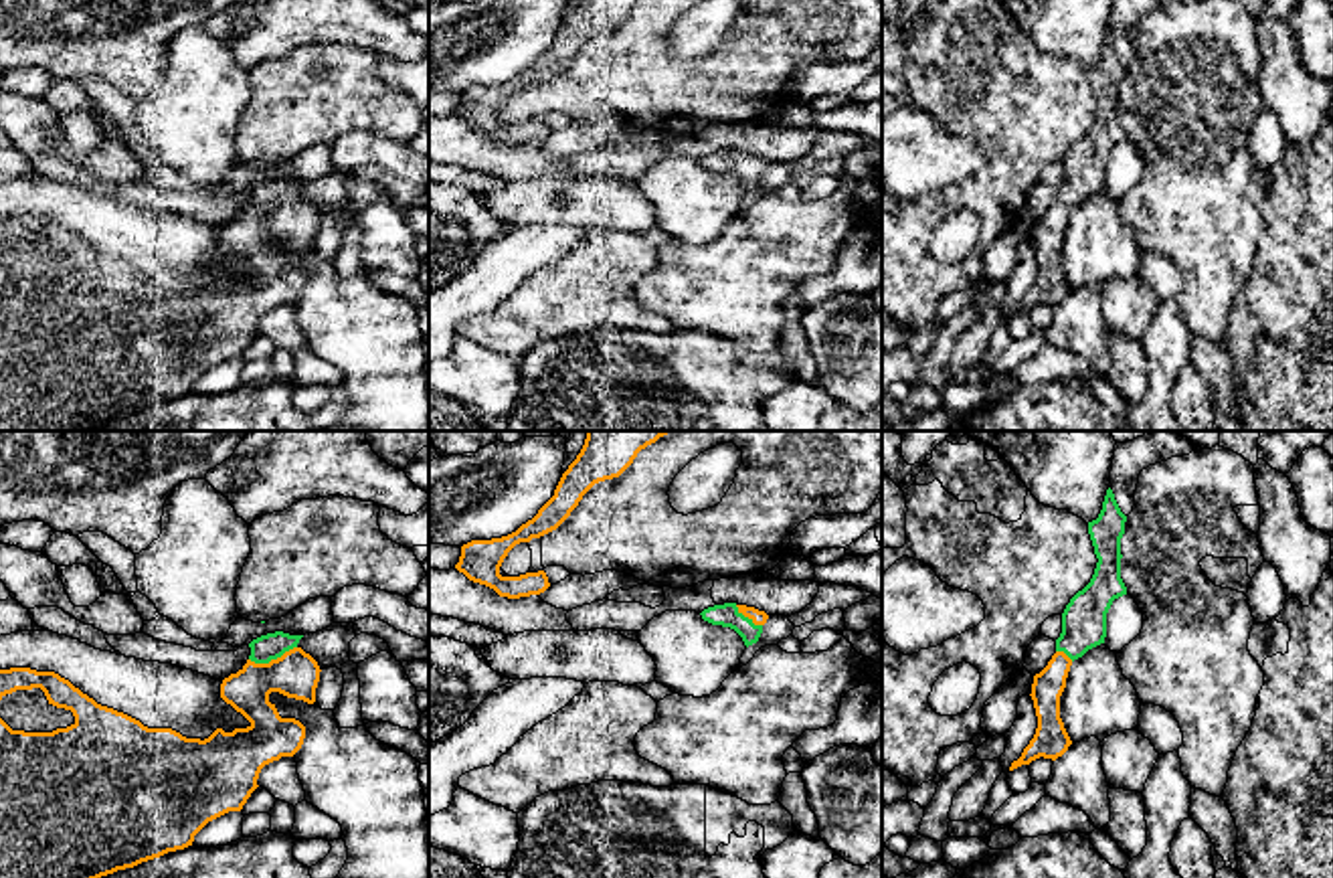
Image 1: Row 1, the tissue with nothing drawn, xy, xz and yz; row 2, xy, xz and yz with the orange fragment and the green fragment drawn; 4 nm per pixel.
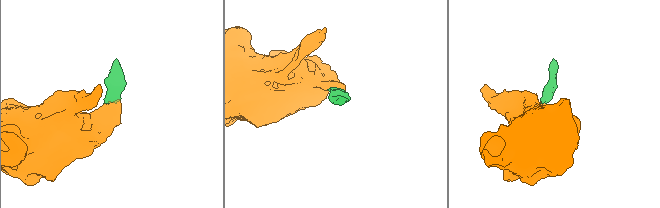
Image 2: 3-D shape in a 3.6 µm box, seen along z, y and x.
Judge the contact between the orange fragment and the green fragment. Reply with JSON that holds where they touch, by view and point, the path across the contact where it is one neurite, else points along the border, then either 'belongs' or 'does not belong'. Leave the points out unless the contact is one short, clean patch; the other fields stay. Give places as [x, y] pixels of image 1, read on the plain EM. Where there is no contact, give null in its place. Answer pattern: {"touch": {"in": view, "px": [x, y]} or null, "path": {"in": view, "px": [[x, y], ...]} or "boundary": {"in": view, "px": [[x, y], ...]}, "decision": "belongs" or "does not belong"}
{"touch": {"in": "xy", "px": [272, 207]}, "path": {"in": "xy", "px": [[296, 221], [272, 207], [272, 193]]}, "decision": "belongs"}

